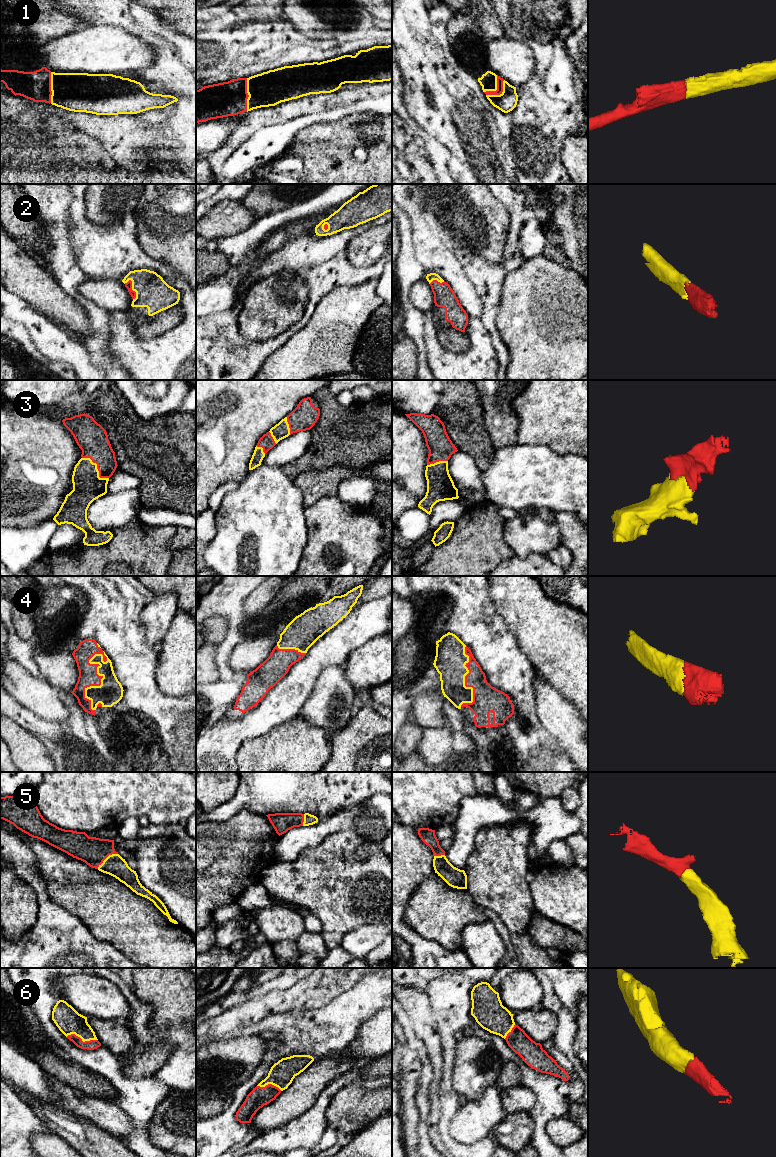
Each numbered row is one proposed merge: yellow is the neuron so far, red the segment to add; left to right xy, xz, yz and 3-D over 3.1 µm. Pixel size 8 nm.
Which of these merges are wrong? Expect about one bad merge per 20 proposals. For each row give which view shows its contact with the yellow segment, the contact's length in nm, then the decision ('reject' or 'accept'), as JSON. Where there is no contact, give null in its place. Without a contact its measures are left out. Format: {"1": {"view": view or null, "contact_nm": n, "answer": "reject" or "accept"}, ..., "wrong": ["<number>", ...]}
{"1": {"view": "xz", "contact_nm": 280, "answer": "accept"}, "2": {"view": "xy", "contact_nm": 170, "answer": "accept"}, "3": {"view": "xy", "contact_nm": 280, "answer": "accept"}, "4": {"view": "xy", "contact_nm": 480, "answer": "accept"}, "5": {"view": "xy", "contact_nm": 200, "answer": "accept"}, "6": {"view": "xy", "contact_nm": 260, "answer": "accept"}, "wrong": []}

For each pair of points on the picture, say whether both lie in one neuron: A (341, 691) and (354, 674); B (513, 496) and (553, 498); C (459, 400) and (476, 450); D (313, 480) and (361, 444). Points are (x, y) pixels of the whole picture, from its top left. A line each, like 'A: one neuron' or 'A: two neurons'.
A: two neurons
B: one neuron
C: one neuron
D: two neurons

